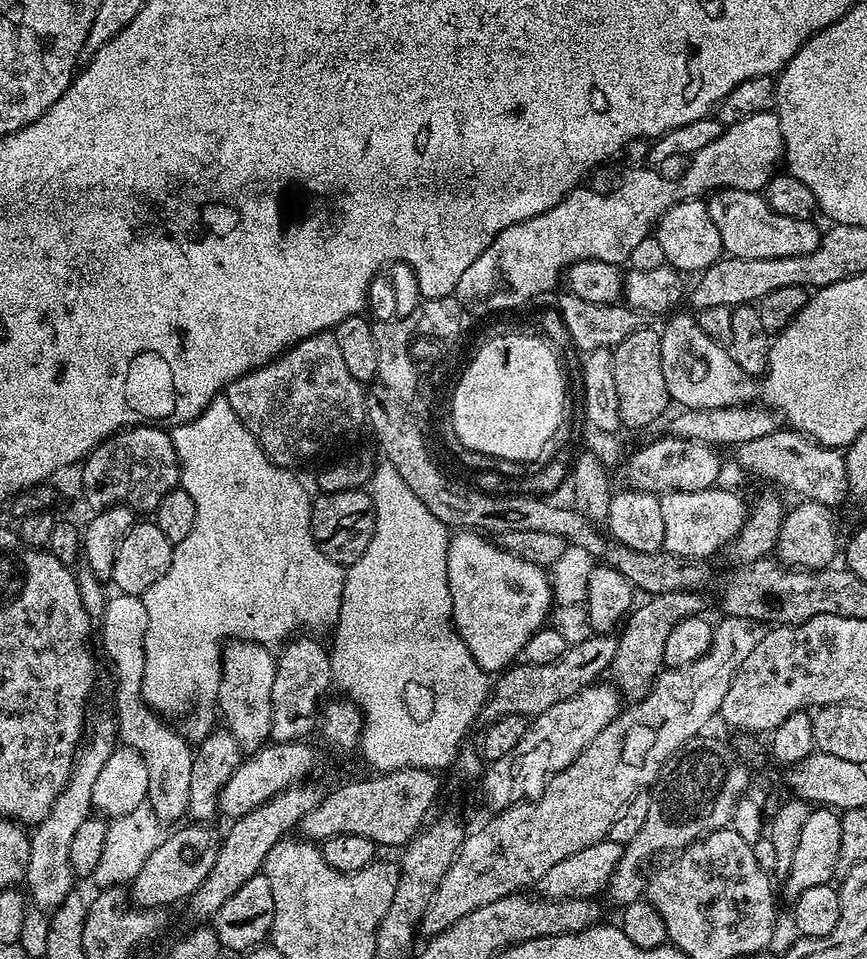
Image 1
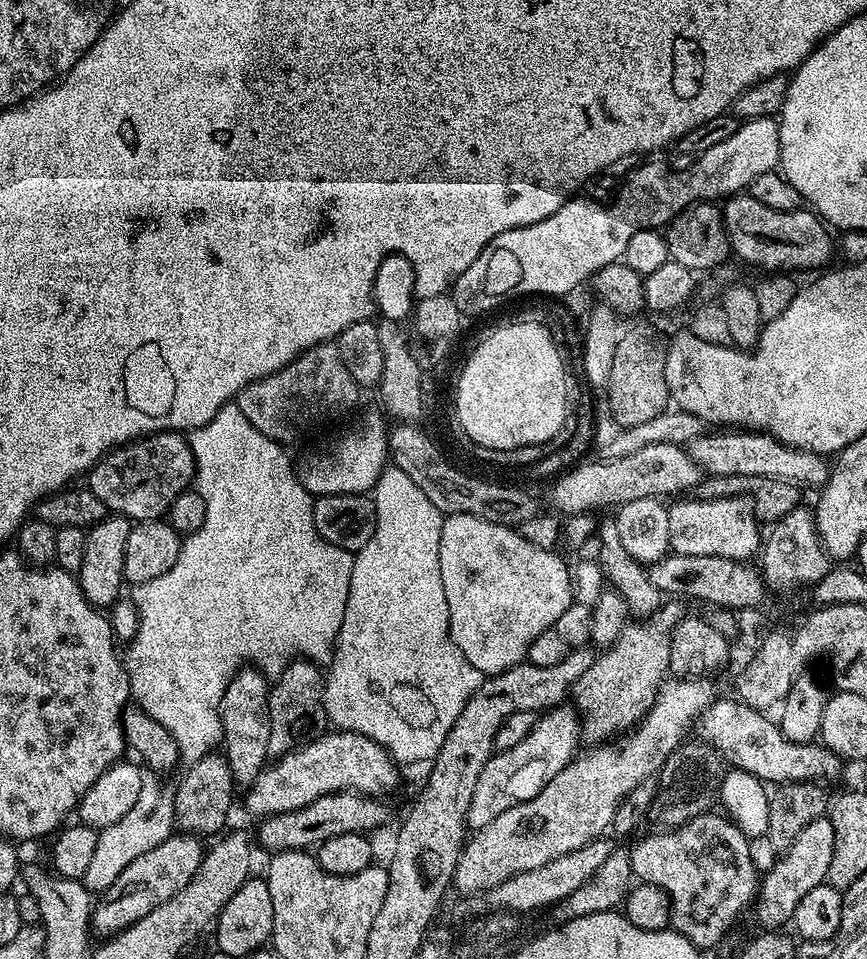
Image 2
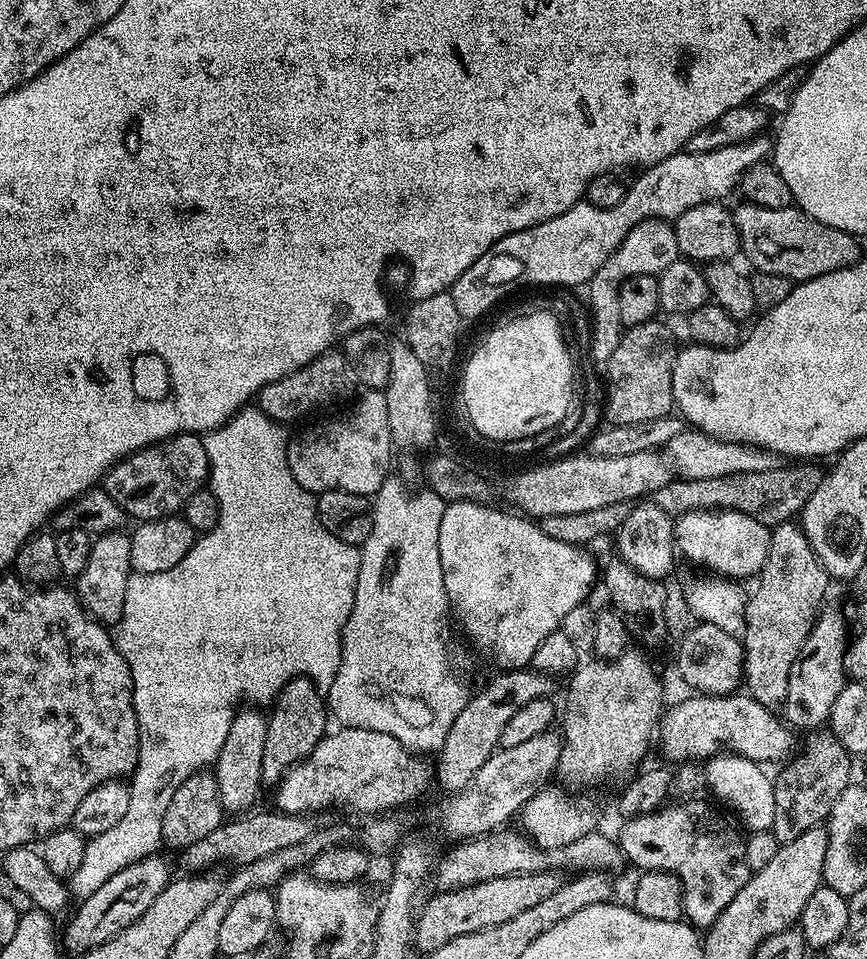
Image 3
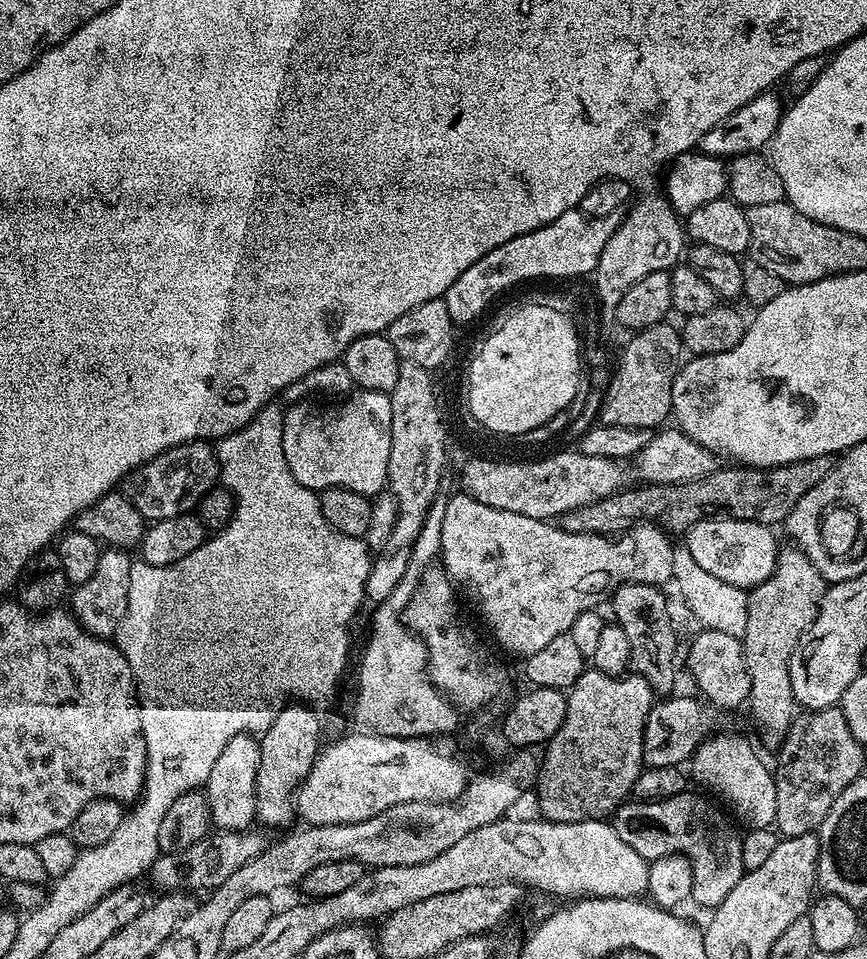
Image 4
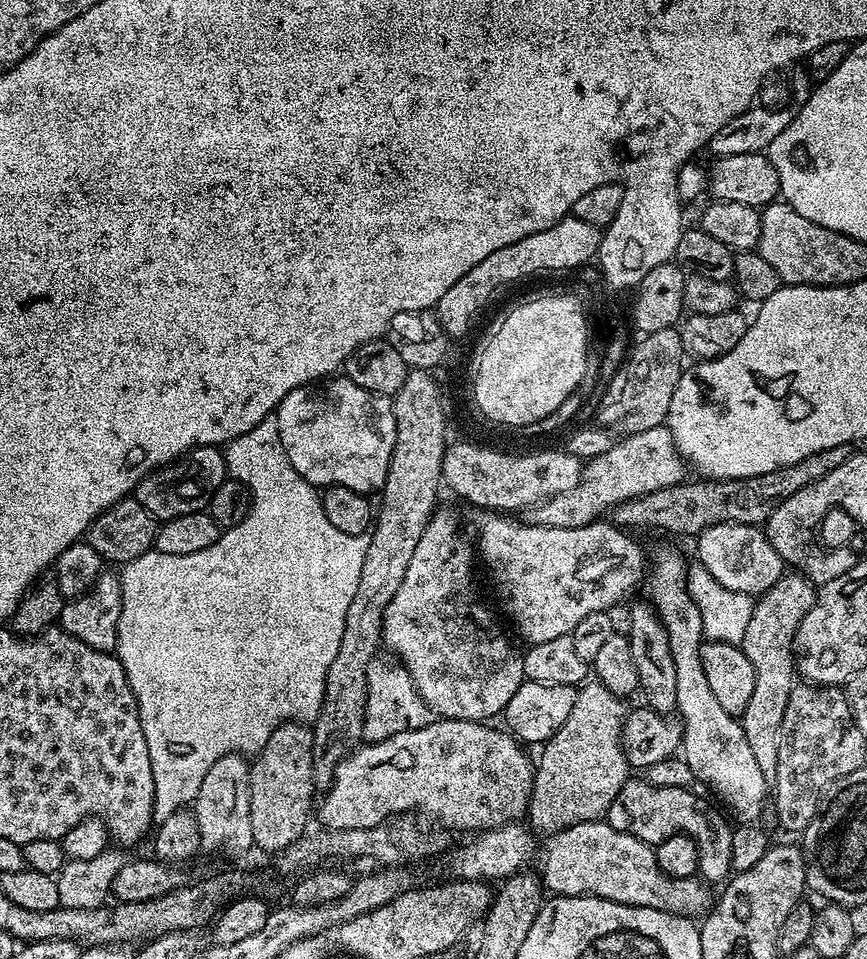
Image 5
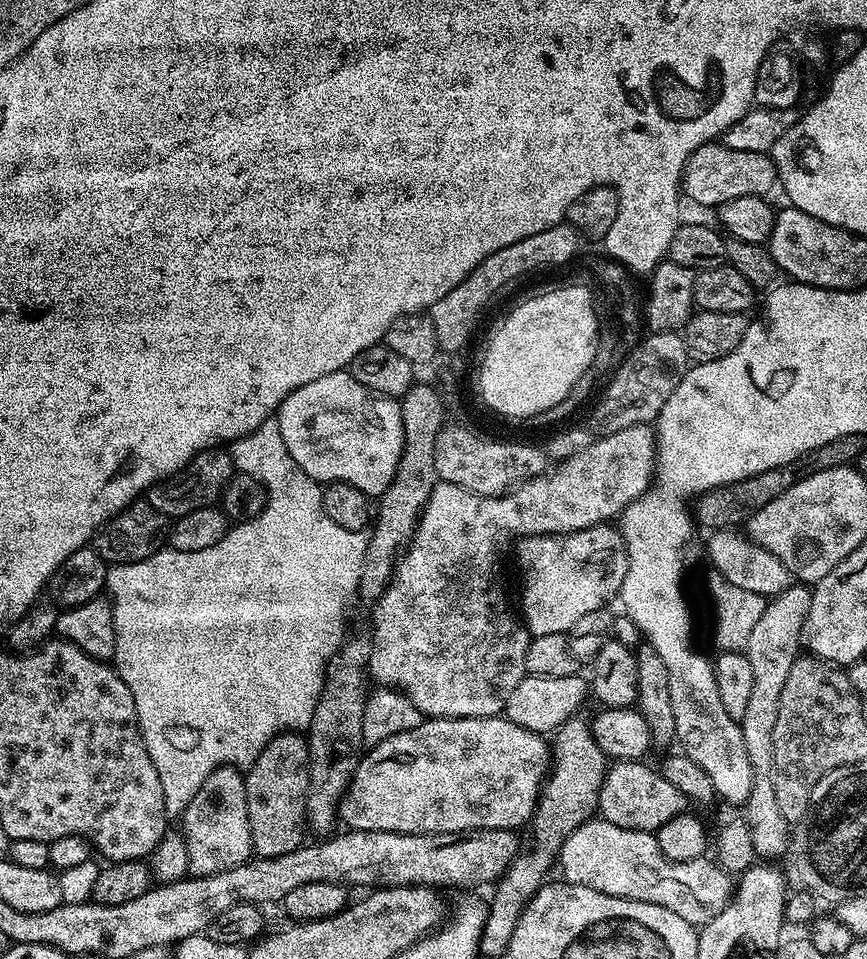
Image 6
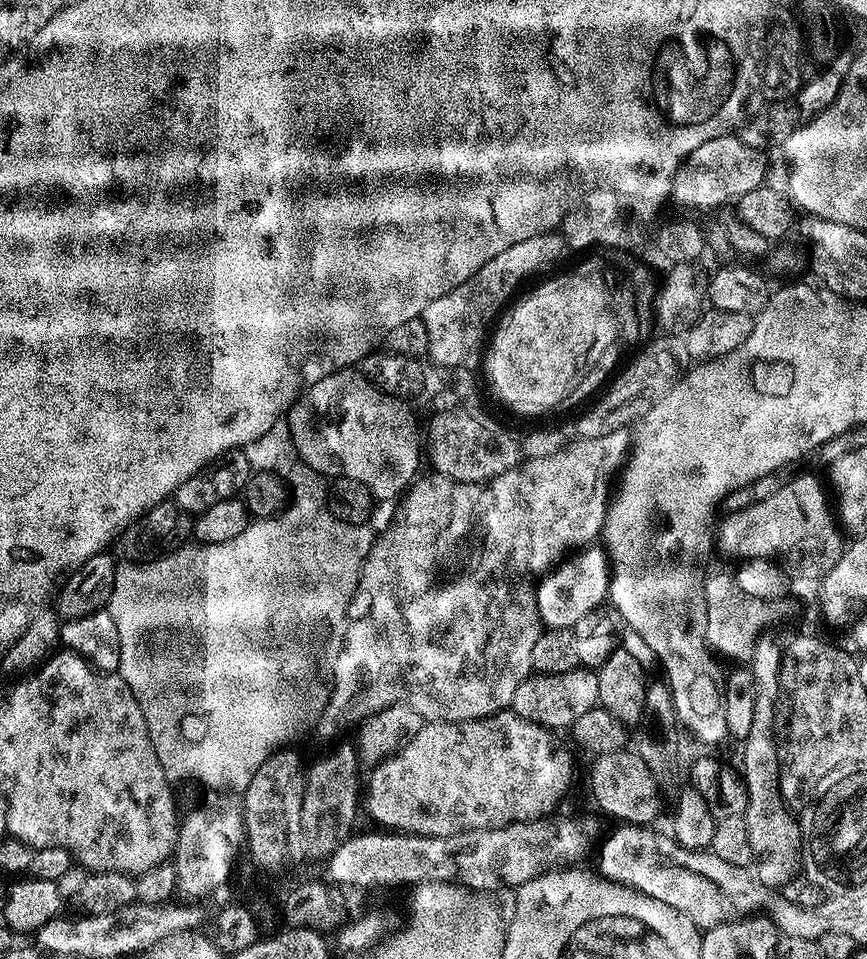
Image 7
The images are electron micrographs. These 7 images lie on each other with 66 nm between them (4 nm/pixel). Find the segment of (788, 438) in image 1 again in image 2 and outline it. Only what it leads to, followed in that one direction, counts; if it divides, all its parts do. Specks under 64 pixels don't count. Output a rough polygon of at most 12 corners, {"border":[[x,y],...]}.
{"border":[[718,430],[686,447],[710,476],[823,488],[821,453],[766,432]]}

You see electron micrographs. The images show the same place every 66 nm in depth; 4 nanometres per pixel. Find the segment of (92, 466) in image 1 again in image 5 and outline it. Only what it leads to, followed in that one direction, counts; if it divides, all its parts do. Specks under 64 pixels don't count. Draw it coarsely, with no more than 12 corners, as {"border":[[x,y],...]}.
{"border":[[191,448],[146,474],[134,499],[157,521],[205,511],[229,475],[223,451]]}

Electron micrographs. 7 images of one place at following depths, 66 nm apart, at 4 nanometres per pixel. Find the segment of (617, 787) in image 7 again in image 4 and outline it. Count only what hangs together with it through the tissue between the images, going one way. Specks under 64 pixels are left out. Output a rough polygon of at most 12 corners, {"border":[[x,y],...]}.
{"border":[[685,790],[629,799],[611,817],[649,862],[692,861],[692,895],[715,910],[745,874],[741,833]]}

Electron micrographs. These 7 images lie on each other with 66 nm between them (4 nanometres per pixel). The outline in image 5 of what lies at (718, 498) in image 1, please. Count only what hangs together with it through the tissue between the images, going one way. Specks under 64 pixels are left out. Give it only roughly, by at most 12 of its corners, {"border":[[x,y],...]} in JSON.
{"border":[[754,524],[695,537],[707,575],[758,598],[786,574]]}

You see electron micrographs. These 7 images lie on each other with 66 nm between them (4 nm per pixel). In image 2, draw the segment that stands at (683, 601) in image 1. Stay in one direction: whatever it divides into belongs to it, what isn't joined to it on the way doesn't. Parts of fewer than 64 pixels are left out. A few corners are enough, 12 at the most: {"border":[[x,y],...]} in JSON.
{"border":[[679,599],[633,619],[570,693],[588,742],[631,730],[666,683]]}

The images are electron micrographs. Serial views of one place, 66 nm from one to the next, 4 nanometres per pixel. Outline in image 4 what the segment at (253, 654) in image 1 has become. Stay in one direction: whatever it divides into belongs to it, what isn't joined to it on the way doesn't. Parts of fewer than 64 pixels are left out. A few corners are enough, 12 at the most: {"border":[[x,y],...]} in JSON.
{"border":[[230,738],[202,789],[217,829],[256,820],[259,739]]}

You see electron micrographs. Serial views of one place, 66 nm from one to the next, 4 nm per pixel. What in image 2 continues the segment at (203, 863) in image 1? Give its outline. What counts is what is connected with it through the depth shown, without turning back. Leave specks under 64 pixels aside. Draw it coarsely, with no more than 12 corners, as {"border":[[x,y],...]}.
{"border":[[195,836],[146,850],[99,893],[91,931],[111,938],[174,898],[204,861]]}

